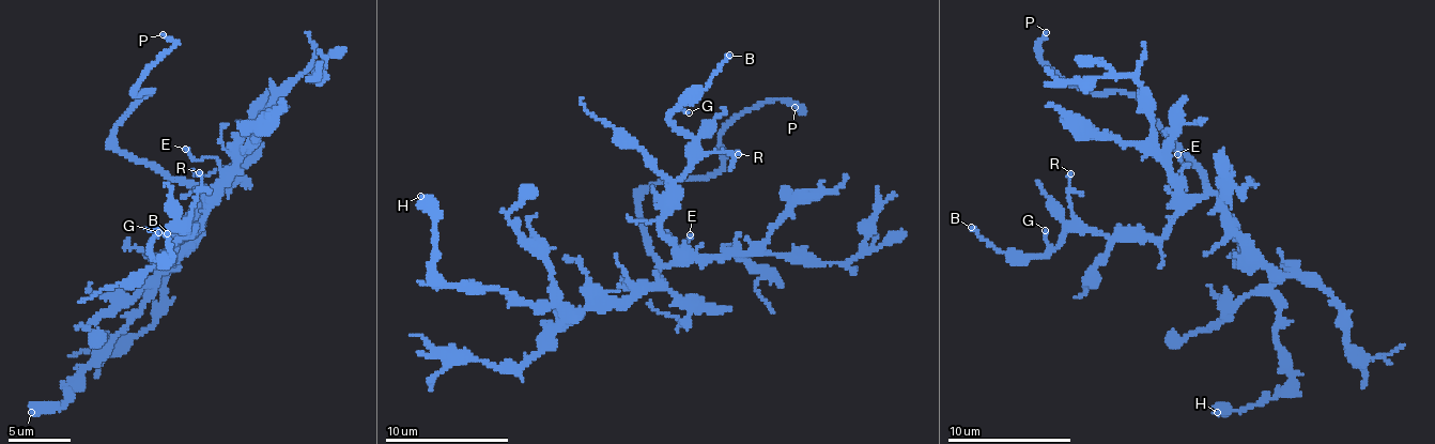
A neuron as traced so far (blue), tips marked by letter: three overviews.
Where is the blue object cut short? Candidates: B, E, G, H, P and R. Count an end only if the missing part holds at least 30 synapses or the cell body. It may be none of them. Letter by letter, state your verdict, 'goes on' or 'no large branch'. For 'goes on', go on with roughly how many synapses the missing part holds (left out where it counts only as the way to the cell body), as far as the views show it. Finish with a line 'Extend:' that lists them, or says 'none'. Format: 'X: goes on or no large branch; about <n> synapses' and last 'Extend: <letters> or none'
B: no large branch
E: no large branch
G: no large branch
H: no large branch
P: goes on
R: no large branch
Extend: P

